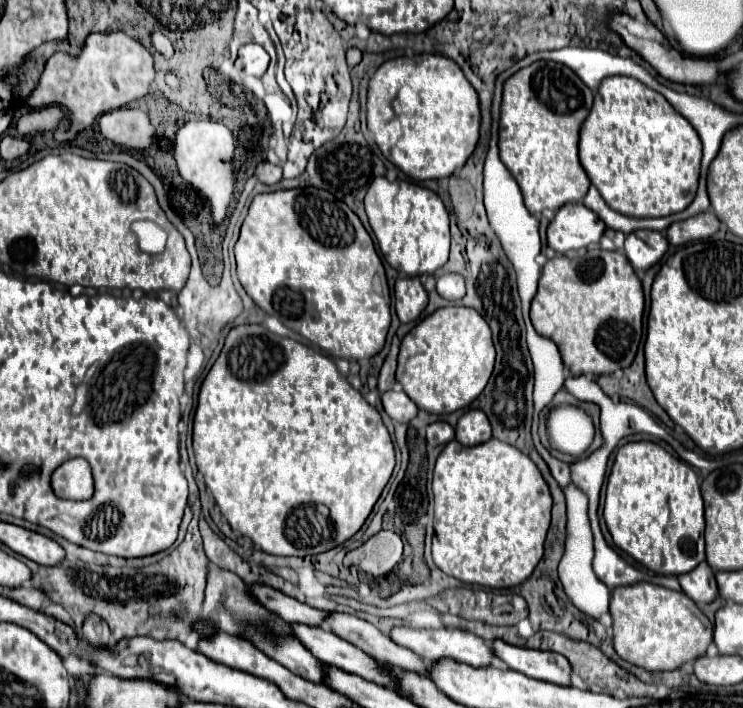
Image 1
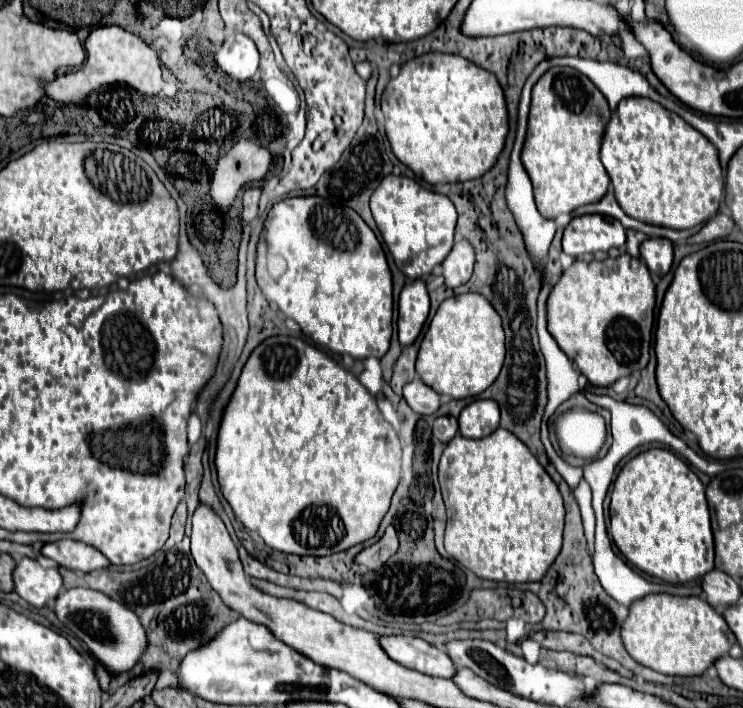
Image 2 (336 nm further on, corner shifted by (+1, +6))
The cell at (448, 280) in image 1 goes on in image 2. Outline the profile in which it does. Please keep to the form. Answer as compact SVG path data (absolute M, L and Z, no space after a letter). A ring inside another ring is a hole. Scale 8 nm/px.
M458 240L450 252L450 256L442 262L444 266L444 280L450 288L462 286L472 276L474 266L474 248L468 240Z

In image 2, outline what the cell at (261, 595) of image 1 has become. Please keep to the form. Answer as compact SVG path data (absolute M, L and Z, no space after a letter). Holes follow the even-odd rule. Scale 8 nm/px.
M382 636L380 644L392 660L396 660L406 668L426 672L428 676L440 676L440 678L452 678L456 674L456 666L446 656L446 652L424 642L422 638Z

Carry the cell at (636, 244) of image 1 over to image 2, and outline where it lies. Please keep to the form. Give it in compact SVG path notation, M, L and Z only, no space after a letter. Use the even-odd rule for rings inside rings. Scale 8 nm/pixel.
M648 238L640 246L640 256L646 262L646 266L650 268L652 278L658 282L672 268L672 262L674 262L672 242L666 238Z

